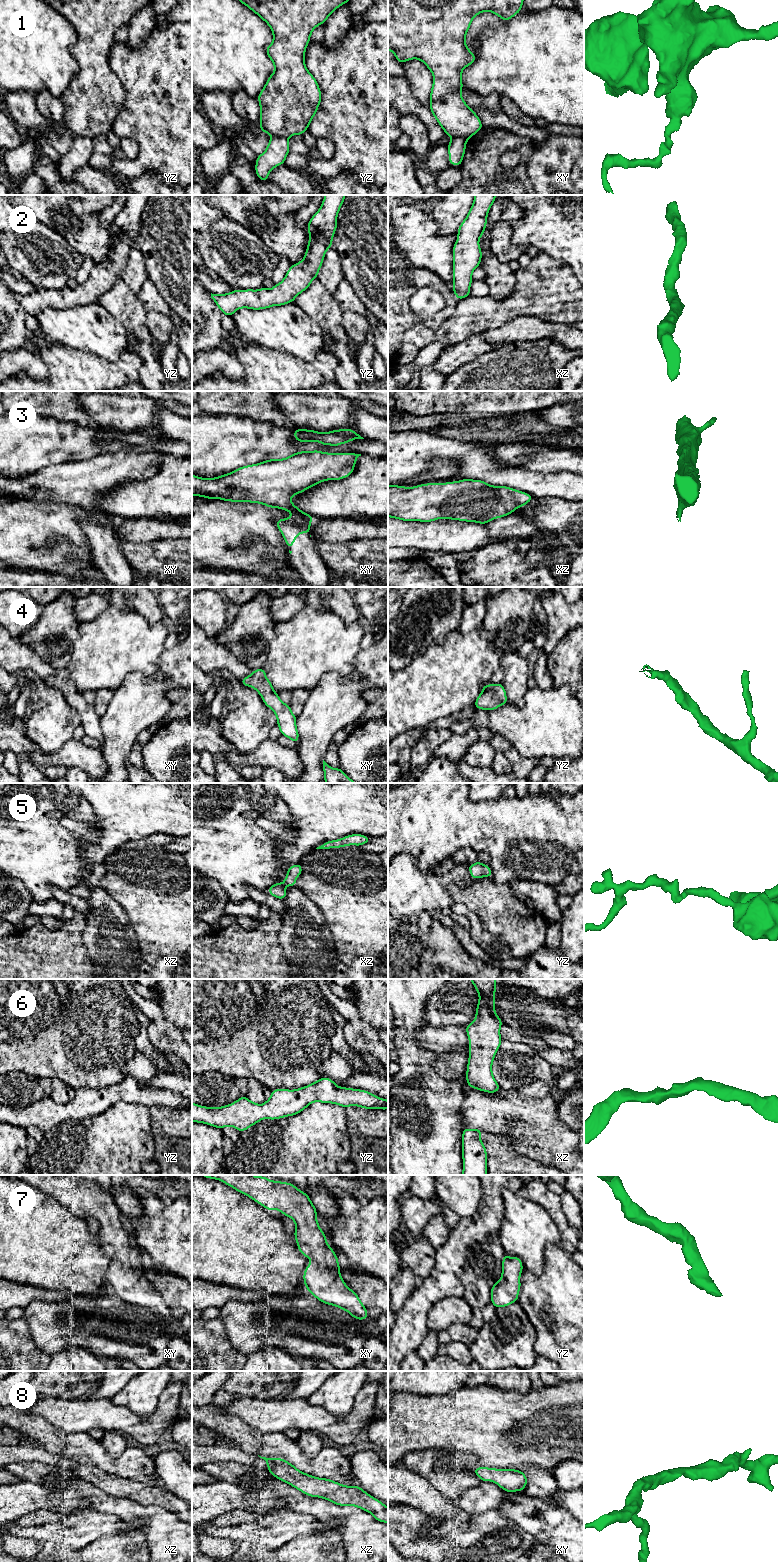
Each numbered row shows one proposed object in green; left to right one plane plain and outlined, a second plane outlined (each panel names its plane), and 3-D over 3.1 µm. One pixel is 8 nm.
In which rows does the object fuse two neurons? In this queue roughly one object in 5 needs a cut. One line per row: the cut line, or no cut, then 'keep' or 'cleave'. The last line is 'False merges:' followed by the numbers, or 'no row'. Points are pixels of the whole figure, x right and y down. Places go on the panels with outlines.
1: xy (452, 137), (467, 139) | cleave
2: no cut | keep
3: no cut | keep
4: no cut | keep
5: no cut | keep
6: no cut | keep
7: no cut | keep
8: no cut | keep
False merges: 1

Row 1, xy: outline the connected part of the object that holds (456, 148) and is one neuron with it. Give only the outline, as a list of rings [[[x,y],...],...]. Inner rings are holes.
[[[454,137],[447,145],[450,165],[460,166],[465,155],[467,139]]]

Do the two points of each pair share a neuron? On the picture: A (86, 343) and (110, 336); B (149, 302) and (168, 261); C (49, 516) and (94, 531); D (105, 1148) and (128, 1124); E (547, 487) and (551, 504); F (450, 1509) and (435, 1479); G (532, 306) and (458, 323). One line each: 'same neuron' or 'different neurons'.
A: same neuron
B: different neurons
C: different neurons
D: same neuron
E: different neurons
F: different neurons
G: same neuron

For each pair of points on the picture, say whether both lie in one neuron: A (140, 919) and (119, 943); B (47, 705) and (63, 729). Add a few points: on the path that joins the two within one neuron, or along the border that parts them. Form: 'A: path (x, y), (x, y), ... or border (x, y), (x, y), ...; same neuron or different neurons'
A: border (121, 907), (132, 926), (139, 950); different neurons
B: path (51, 711), (51, 717), (57, 723); same neuron

